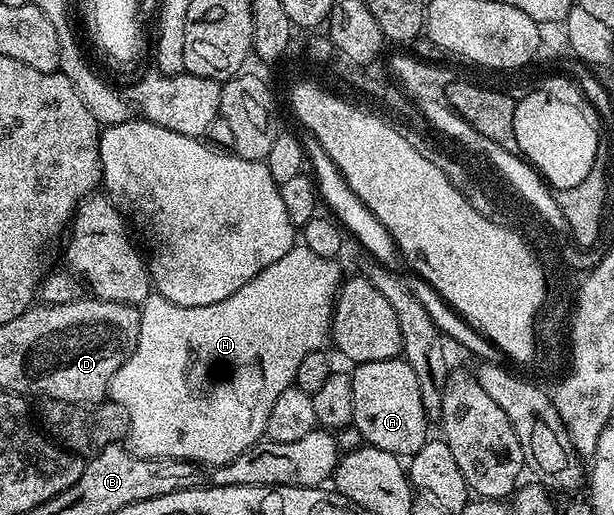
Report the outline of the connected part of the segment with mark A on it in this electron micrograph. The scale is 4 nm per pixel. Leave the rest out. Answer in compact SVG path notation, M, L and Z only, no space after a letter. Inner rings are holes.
M404 357L388 358L378 362L363 362L351 370L351 393L355 400L353 424L359 428L362 443L383 448L398 456L412 456L423 448L430 437L430 415L423 408L423 396L419 394L419 380Z

